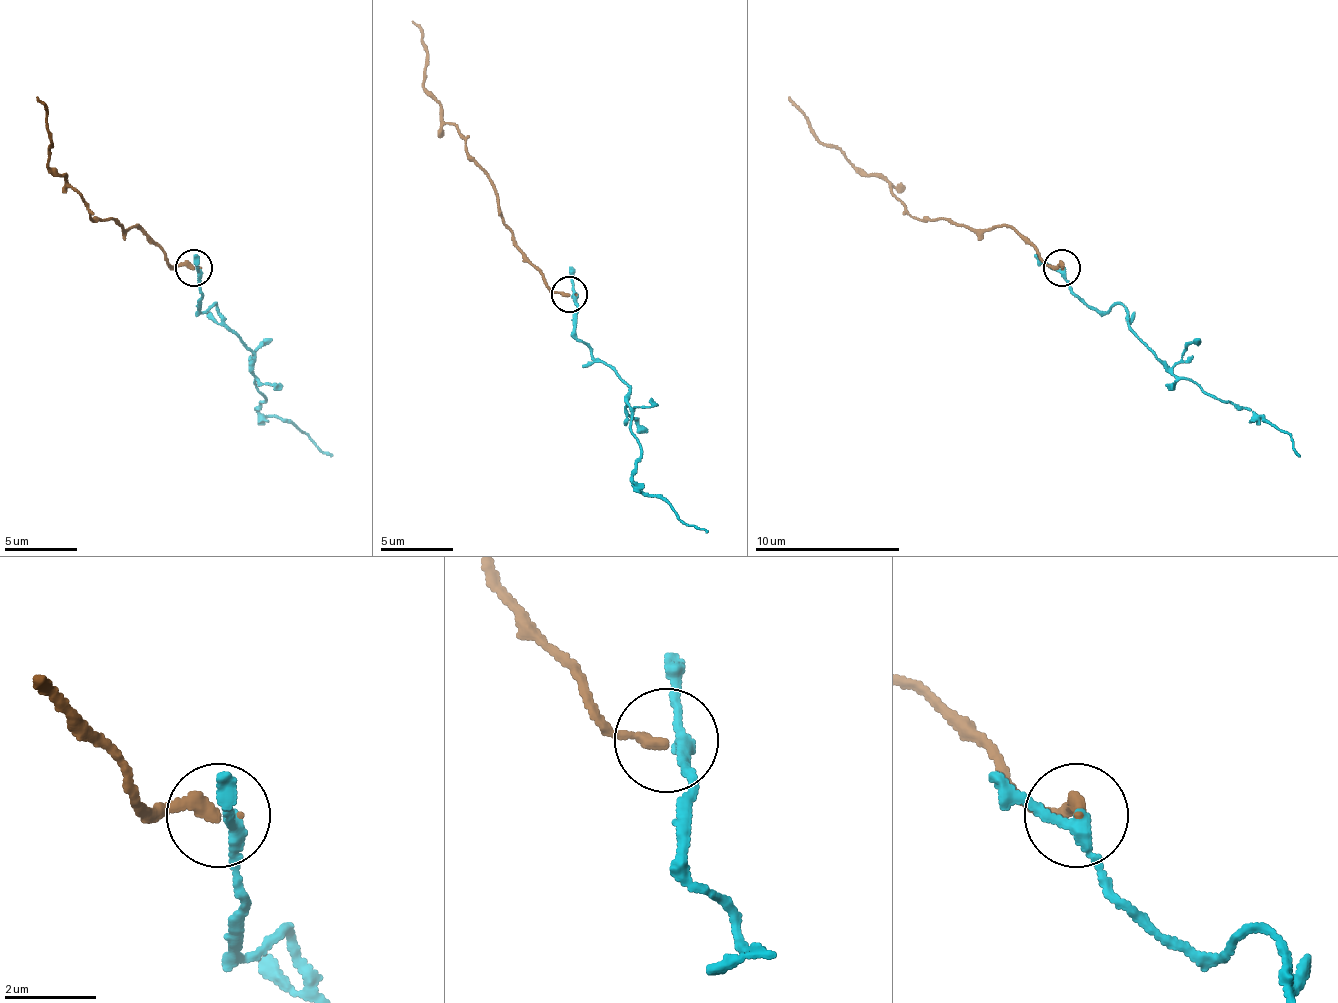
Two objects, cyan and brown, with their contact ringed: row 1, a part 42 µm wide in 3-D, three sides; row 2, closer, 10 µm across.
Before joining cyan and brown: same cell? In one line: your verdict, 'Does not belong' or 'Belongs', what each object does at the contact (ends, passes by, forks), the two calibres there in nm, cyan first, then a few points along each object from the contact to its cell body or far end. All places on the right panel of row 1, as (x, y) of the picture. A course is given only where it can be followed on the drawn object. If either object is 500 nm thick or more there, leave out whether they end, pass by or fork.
Belongs. At the ring cyan passes by. At the ring brown ends. Thickness 240 nm (cyan) against 300 nm. Course of cyan: (1060, 266), (1071, 288), (1104, 310), (1119, 303), (1126, 325), (1152, 354), (1217, 398), (1275, 423), (1301, 456). Course of brown: (1060, 266), (1009, 226), (955, 226), (940, 219), (915, 219), (882, 179), (853, 164), (816, 135), (787, 95)

